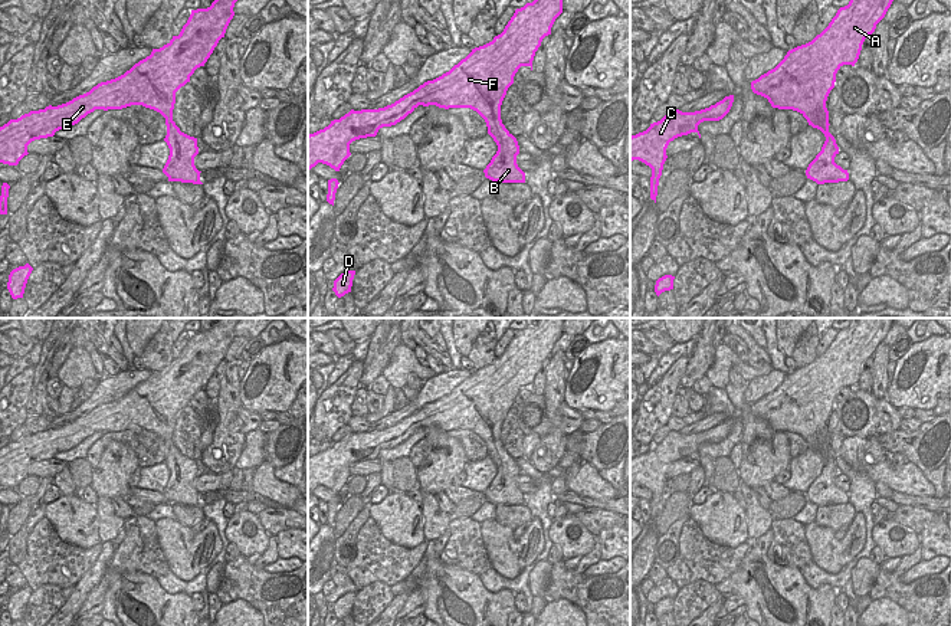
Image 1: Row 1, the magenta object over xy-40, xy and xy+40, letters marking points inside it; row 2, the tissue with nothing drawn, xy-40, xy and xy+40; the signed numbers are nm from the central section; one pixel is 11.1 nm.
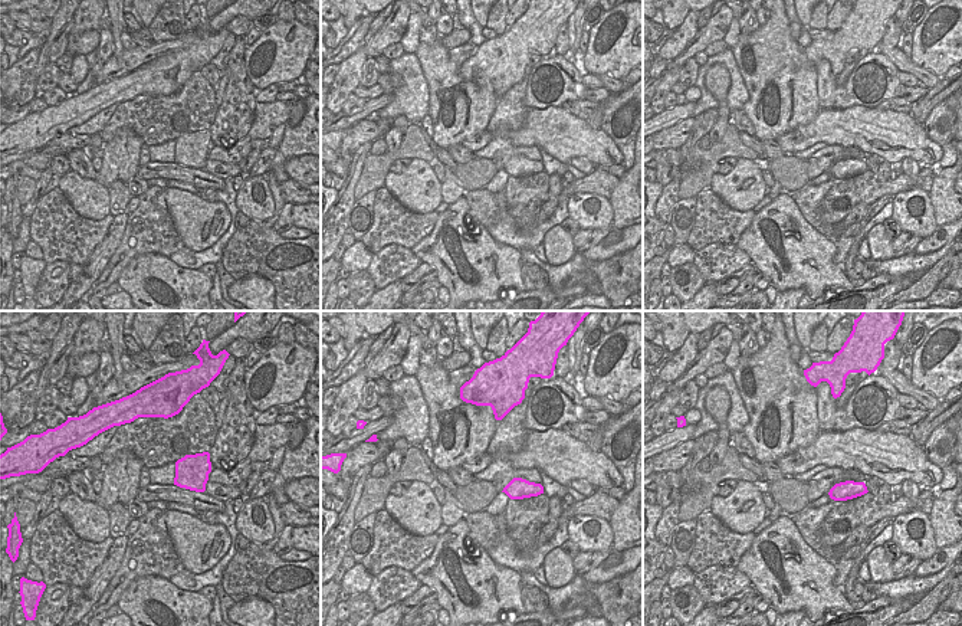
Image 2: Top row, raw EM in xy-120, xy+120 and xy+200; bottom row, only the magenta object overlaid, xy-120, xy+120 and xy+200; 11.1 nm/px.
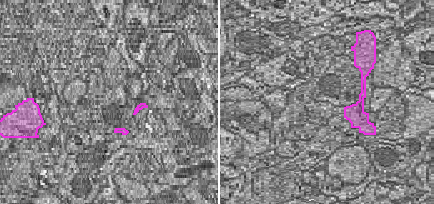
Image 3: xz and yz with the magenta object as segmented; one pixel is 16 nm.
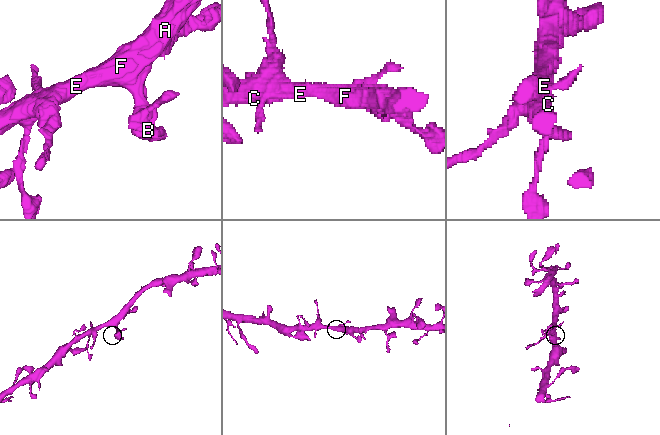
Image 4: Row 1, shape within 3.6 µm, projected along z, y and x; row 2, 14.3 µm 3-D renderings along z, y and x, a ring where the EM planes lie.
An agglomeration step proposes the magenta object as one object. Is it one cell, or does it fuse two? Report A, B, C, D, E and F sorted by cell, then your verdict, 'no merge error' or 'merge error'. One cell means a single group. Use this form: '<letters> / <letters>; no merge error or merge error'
A B C D E F; no merge error

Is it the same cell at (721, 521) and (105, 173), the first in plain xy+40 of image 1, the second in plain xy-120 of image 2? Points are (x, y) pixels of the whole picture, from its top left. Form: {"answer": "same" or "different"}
{"answer": "different"}

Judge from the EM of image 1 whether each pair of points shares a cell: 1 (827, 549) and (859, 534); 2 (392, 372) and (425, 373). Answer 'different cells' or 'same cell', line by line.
1: same cell
2: same cell

